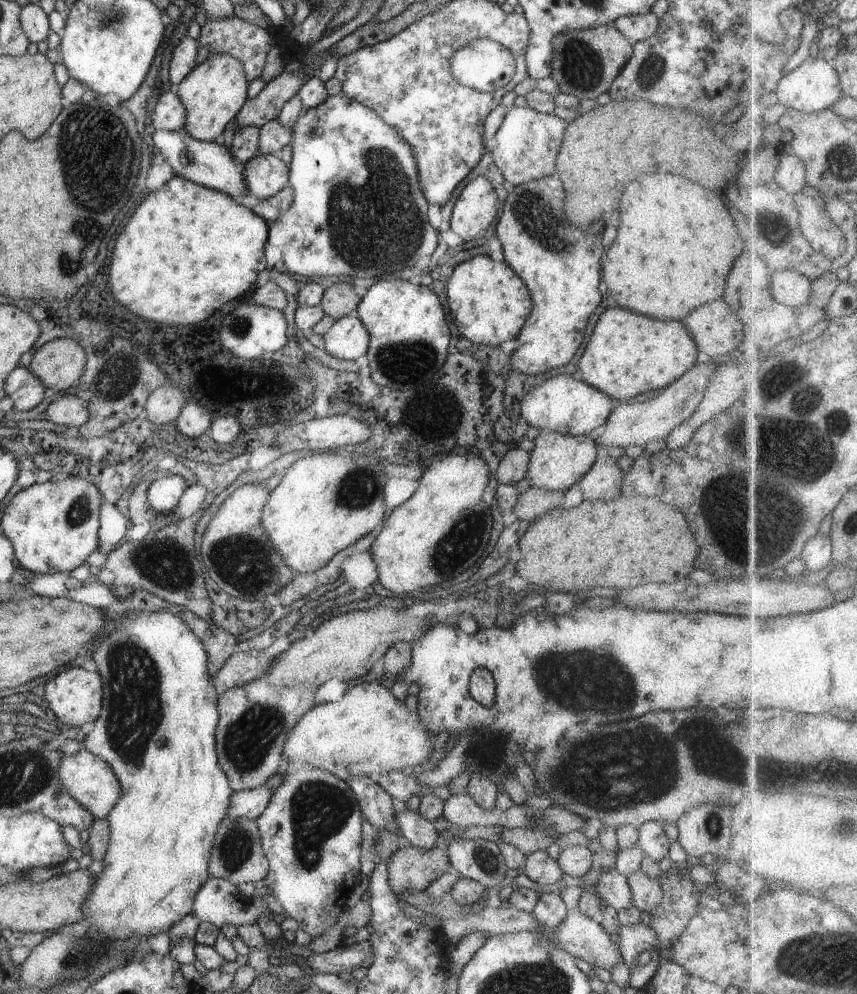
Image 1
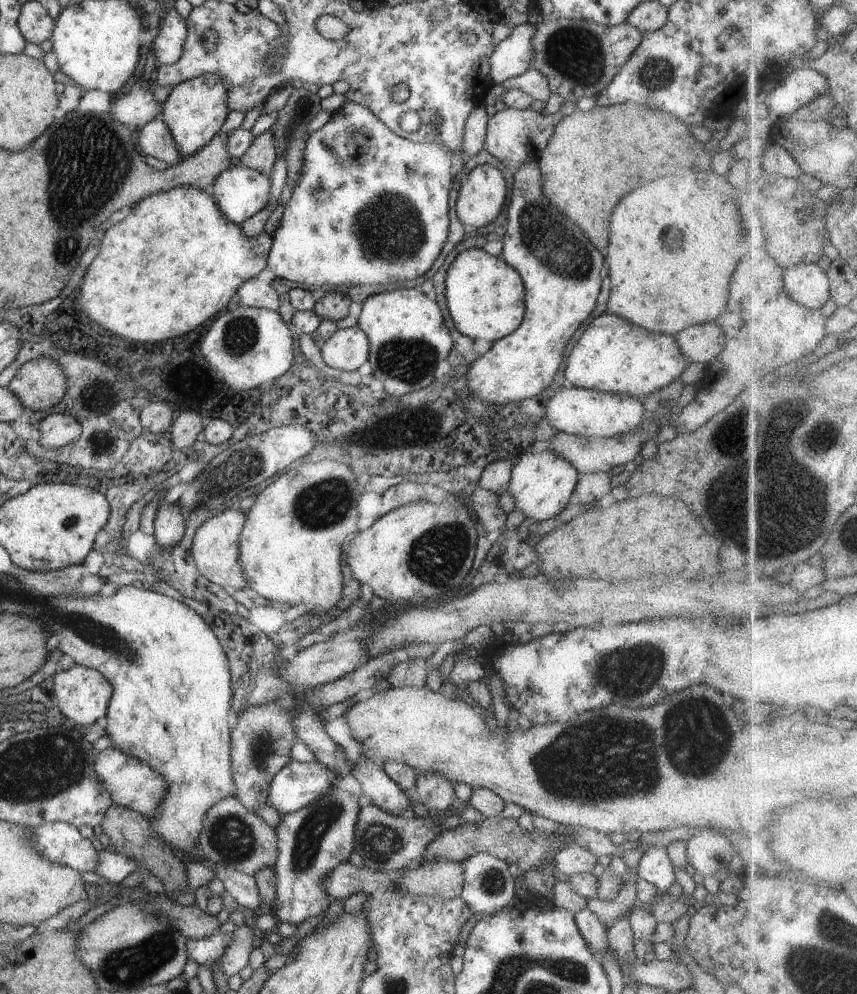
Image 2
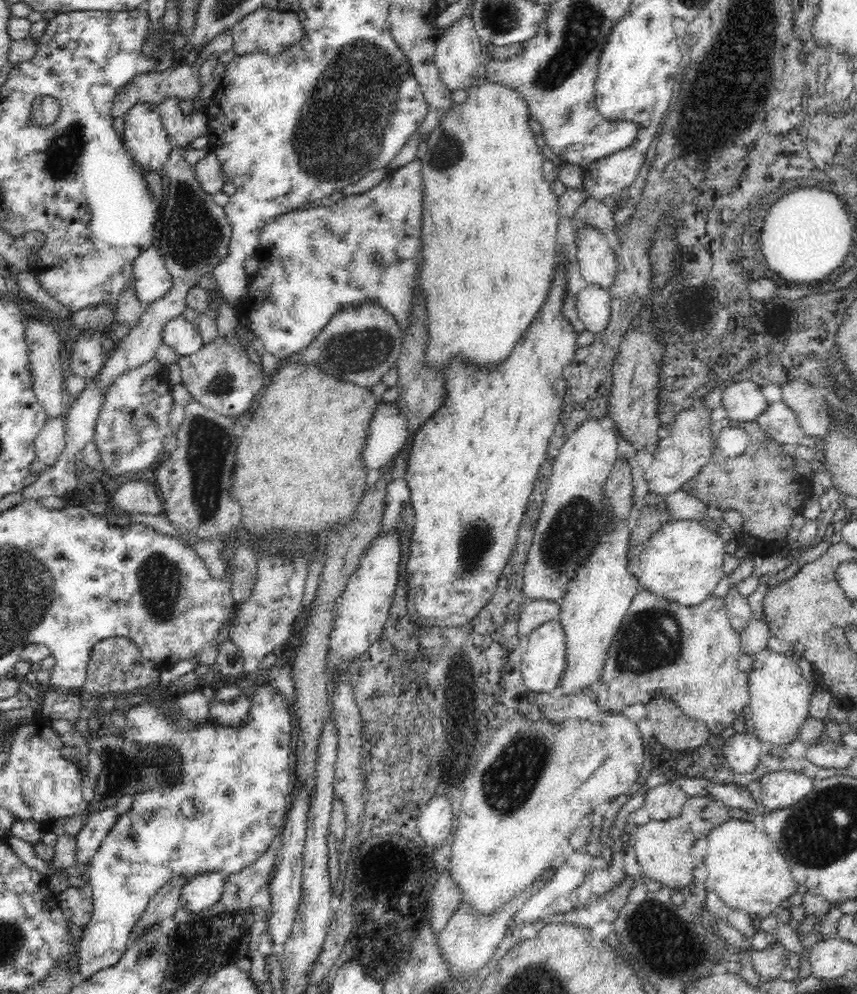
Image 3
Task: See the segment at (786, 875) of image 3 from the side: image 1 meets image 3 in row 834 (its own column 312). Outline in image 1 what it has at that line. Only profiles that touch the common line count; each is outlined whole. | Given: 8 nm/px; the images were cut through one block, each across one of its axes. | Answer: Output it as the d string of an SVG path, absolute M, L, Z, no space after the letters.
M375 680L370 683L364 682L356 685L355 687L350 687L345 691L340 701L324 703L322 705L314 705L311 709L308 709L308 712L305 712L301 716L301 719L289 732L288 738L285 740L284 755L287 758L289 766L291 766L293 769L298 768L299 766L309 765L312 768L318 768L320 770L329 772L330 774L340 776L342 780L345 780L348 775L369 776L373 772L381 774L394 770L411 772L414 766L418 766L418 764L421 764L422 762L427 762L428 756L430 756L432 750L434 749L433 746L434 737L429 735L426 732L426 729L422 726L422 721L420 720L419 714L407 710L405 703L401 703L400 701L396 700L390 690Z

